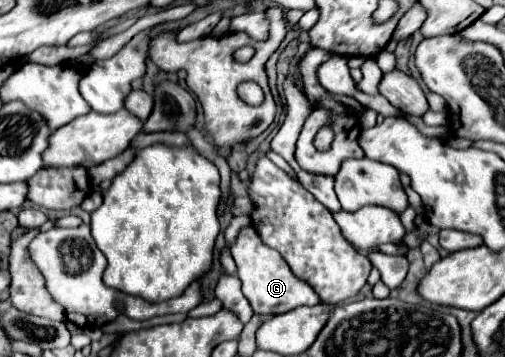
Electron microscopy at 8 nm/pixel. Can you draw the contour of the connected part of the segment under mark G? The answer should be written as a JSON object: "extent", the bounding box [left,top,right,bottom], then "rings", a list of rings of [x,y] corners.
{"extent":[230,226,322,316],"rings":[[[252,226],[242,228],[242,232],[238,234],[236,244],[230,248],[230,252],[238,266],[238,278],[242,280],[242,292],[248,298],[248,302],[256,314],[274,316],[274,314],[290,312],[298,306],[322,304],[322,298],[316,296],[314,288],[310,288],[308,282],[294,276],[290,266],[286,264],[286,260],[276,250],[260,244],[258,234],[254,232]]]}

